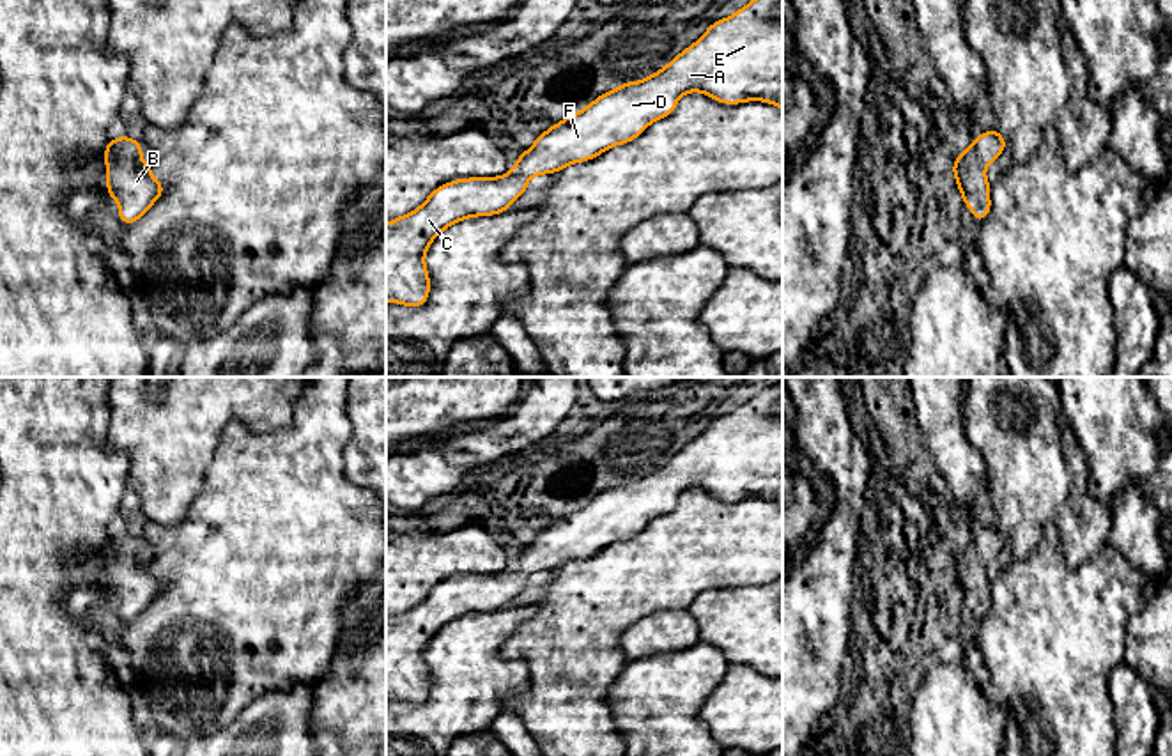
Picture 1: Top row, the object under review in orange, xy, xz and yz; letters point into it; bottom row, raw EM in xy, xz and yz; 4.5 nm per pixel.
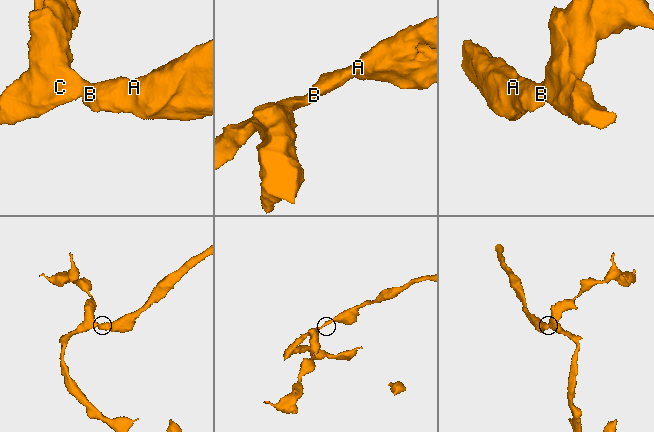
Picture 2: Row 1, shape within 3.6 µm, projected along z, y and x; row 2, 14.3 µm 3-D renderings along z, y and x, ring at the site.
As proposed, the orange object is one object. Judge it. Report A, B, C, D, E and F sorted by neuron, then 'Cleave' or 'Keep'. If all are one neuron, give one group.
Groups: A B C D E F. Keep

